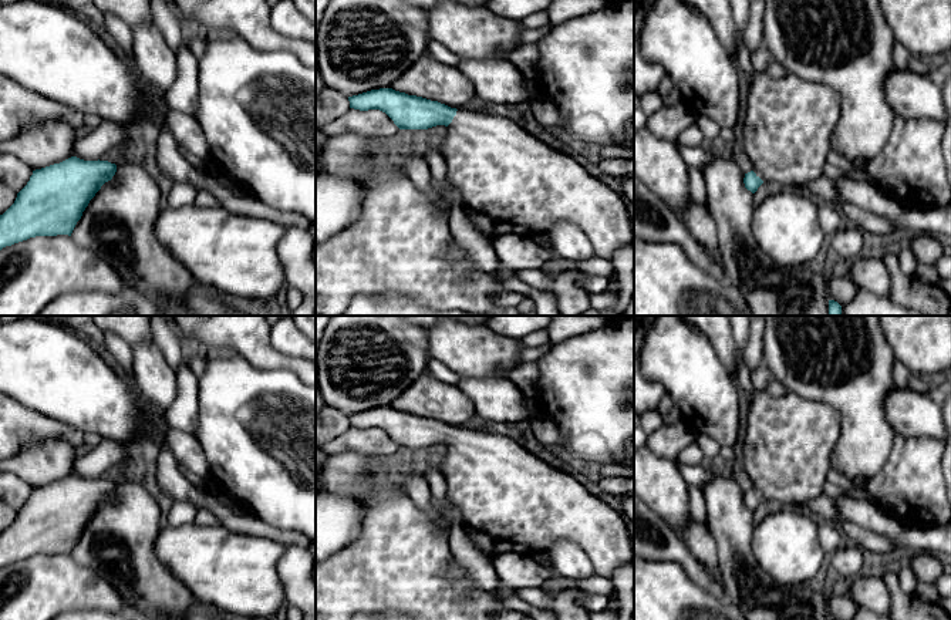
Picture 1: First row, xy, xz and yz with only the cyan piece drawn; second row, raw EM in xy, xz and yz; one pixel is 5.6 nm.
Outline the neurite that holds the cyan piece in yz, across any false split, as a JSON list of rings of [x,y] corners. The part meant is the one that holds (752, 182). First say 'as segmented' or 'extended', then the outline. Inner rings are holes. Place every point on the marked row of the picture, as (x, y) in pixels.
extended; [[[755,70],[743,128],[743,148],[753,169],[745,173],[745,188],[755,193],[763,182],[776,182],[782,188],[805,191],[810,181],[820,178],[842,104],[842,94],[826,84],[810,82],[793,74],[775,80],[768,73]]]

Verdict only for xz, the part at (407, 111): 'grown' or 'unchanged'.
grown

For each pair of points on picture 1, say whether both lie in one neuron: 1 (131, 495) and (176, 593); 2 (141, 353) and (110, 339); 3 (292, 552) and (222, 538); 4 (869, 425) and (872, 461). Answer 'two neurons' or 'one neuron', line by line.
1: one neuron
2: two neurons
3: two neurons
4: one neuron

